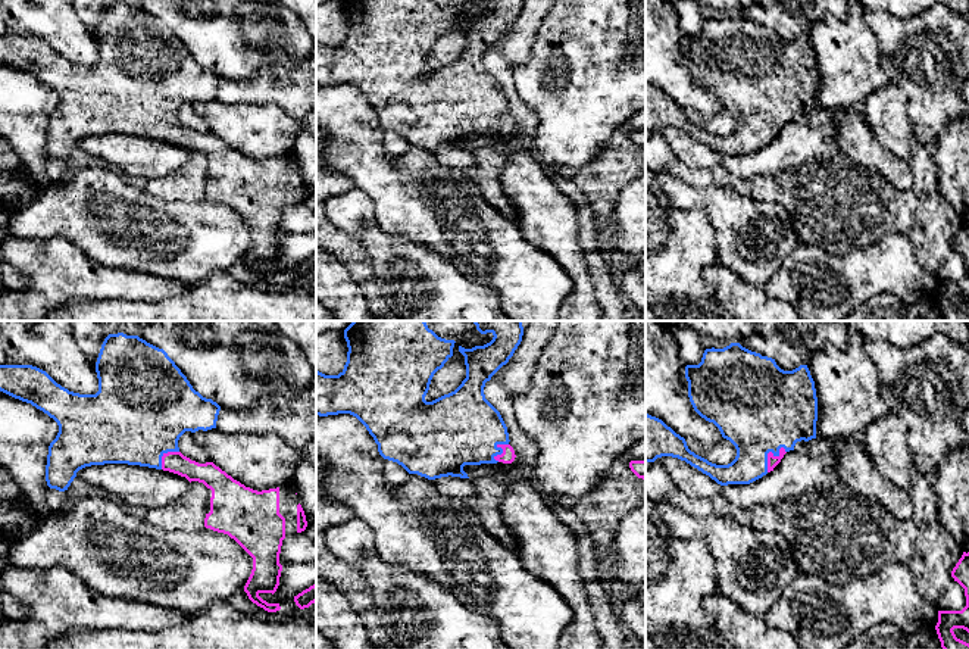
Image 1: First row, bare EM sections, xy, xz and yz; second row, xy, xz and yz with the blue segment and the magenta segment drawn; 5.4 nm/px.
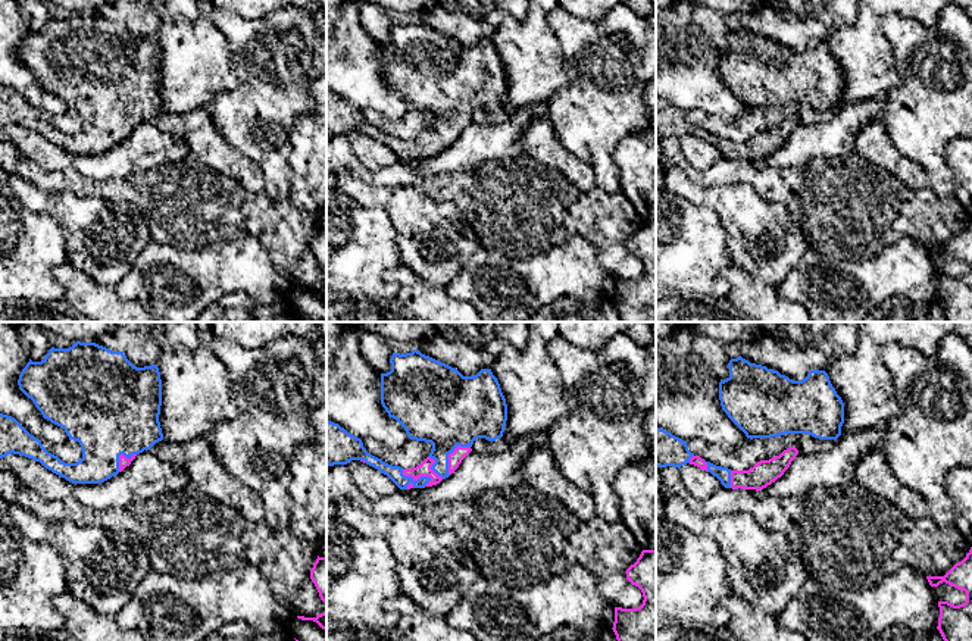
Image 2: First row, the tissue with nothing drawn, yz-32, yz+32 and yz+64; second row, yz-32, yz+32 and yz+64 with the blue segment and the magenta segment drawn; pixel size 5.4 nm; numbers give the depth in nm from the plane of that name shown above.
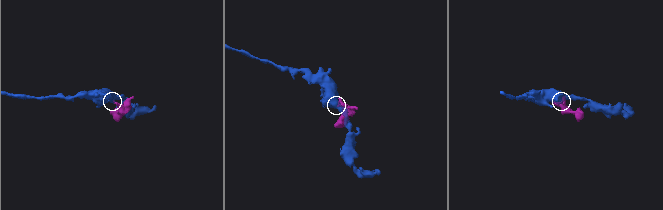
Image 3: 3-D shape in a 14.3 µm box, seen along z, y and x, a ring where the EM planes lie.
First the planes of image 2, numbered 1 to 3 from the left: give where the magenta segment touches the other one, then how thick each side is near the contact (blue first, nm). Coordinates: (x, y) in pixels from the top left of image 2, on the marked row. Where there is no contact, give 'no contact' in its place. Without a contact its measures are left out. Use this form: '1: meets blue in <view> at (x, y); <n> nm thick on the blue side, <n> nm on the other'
1: meets blue in yz-32 at (119, 455); 500 nm thick on the blue side, 60 nm on the other
2: meets blue in yz+32 at (415, 481); 80 nm thick on the blue side, 80 nm on the other
3: meets blue in yz+64 at (730, 480); 80 nm thick on the blue side, 140 nm on the other

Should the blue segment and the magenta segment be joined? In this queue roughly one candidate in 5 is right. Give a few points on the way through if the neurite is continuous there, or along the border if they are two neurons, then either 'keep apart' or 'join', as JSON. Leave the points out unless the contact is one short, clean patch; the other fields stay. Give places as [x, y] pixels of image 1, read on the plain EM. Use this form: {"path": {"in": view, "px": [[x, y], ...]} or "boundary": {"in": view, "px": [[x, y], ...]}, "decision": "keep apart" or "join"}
{"decision": "join"}

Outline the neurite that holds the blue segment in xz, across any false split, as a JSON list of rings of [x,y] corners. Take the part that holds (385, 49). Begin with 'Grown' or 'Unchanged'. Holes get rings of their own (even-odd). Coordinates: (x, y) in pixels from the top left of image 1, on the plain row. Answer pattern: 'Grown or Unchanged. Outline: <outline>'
Grown. Outline: [[[344,0],[348,18],[344,40],[338,46],[316,41],[316,85],[356,87],[373,107],[384,130],[428,150],[448,146],[469,149],[465,135],[512,134],[516,125],[509,115],[507,97],[485,69],[484,57],[513,26],[523,0],[478,1],[494,7],[484,16],[459,16],[466,49],[454,62],[426,72],[434,44],[453,26],[454,10],[441,9],[432,0]]]

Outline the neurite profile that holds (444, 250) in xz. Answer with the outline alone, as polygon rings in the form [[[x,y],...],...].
[[[350,84],[316,88],[316,127],[323,132],[326,168],[350,178],[354,188],[373,202],[375,219],[384,233],[437,252],[465,278],[494,288],[500,294],[503,312],[512,321],[559,321],[559,309],[573,290],[569,274],[551,255],[528,243],[516,221],[493,208],[463,168],[440,165],[431,150],[418,144],[410,144],[404,155],[391,160],[384,150],[385,130],[379,125],[378,115]]]

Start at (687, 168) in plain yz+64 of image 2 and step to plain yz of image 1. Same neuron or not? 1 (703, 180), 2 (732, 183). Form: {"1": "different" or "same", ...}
{"1": "same", "2": "same"}

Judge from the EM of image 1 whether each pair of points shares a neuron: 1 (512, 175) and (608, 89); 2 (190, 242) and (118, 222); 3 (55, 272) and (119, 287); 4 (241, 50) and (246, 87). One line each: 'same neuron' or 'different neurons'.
1: different neurons
2: same neuron
3: same neuron
4: different neurons

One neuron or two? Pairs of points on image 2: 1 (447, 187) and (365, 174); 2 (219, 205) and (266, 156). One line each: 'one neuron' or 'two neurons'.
1: one neuron
2: two neurons

